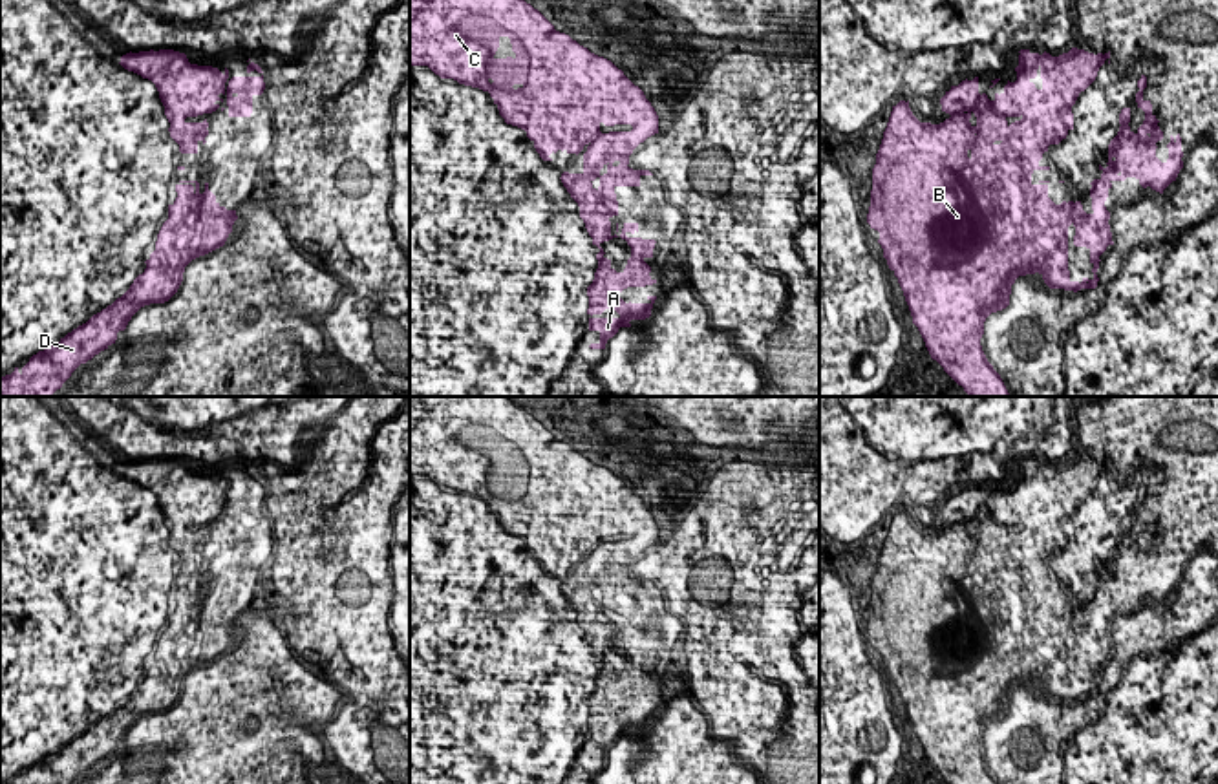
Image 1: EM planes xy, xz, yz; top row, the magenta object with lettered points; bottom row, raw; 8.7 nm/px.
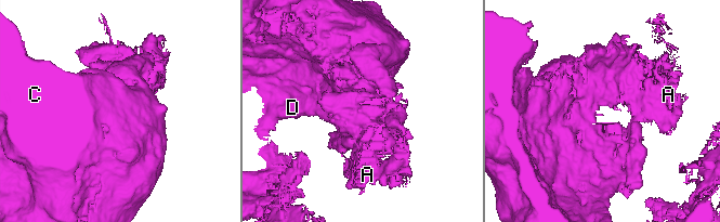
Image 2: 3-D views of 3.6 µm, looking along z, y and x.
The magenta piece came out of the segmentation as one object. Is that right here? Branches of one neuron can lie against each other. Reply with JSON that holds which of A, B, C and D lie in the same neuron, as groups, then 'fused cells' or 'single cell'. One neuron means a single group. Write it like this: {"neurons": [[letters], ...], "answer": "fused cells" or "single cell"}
{"neurons": [["A", "B", "C", "D"]], "answer": "single cell"}

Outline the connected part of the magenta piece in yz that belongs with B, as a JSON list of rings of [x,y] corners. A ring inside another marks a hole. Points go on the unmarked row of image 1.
[[[1072,457],[1068,462],[1052,466],[1050,462],[1031,462],[1030,459],[1019,461],[1017,490],[1004,495],[1004,501],[989,510],[986,503],[978,503],[978,486],[973,490],[962,490],[958,495],[951,495],[940,508],[942,521],[951,526],[940,534],[920,532],[911,517],[909,510],[900,510],[892,515],[887,537],[880,559],[876,563],[876,574],[872,577],[872,599],[867,632],[880,641],[878,652],[883,658],[883,667],[889,678],[898,687],[909,715],[913,733],[918,736],[925,757],[933,769],[936,769],[947,784],[999,784],[988,771],[980,747],[984,744],[984,731],[991,722],[1002,720],[1010,715],[1011,694],[1019,685],[1039,682],[1050,698],[1081,700],[1097,696],[1099,665],[1108,654],[1114,654],[1110,641],[1110,621],[1105,616],[1108,599],[1114,590],[1125,590],[1136,587],[1143,598],[1163,603],[1163,599],[1176,590],[1183,577],[1181,546],[1170,545],[1169,568],[1161,572],[1156,567],[1156,552],[1163,548],[1163,541],[1158,535],[1158,528],[1152,523],[1150,510],[1143,508],[1147,497],[1147,486],[1138,490],[1139,501],[1136,503],[1138,517],[1145,521],[1145,530],[1134,543],[1128,535],[1130,517],[1123,517],[1119,523],[1119,541],[1108,554],[1108,576],[1099,588],[1090,594],[1092,623],[1083,620],[1081,610],[1063,610],[1055,614],[1048,607],[1048,592],[1031,592],[1035,579],[1050,579],[1041,576],[1042,563],[1050,554],[1059,554],[1074,539],[1072,515],[1081,501],[1084,501],[1097,486],[1099,477],[1108,471],[1108,462],[1088,462],[1084,459]],[[1068,636],[1075,636],[1074,654],[1086,656],[1090,660],[1090,673],[1094,674],[1094,687],[1083,687],[1083,691],[1072,691],[1068,680]]]

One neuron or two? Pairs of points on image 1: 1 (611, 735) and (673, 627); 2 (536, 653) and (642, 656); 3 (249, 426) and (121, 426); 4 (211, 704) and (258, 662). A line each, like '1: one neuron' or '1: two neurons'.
1: one neuron
2: one neuron
3: one neuron
4: one neuron

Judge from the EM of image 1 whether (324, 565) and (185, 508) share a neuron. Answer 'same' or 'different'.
different

